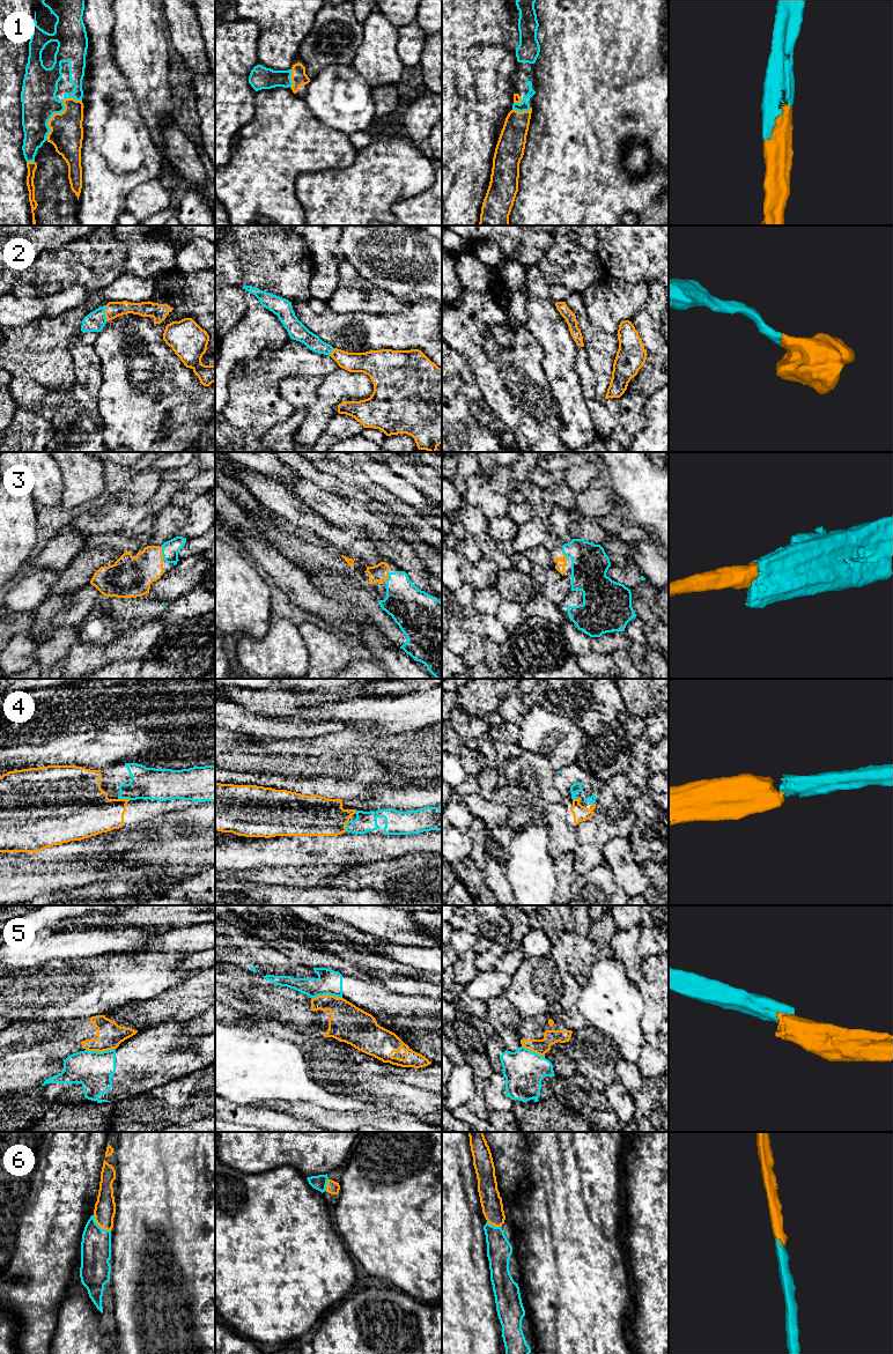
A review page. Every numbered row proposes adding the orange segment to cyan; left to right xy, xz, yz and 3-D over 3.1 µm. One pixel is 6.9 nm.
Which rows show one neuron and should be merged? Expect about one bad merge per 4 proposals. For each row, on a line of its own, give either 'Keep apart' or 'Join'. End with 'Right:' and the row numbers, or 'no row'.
1: Join
2: Join
3: Join
4: Join
5: Keep apart
6: Join
Right: 1, 2, 3, 4, 6

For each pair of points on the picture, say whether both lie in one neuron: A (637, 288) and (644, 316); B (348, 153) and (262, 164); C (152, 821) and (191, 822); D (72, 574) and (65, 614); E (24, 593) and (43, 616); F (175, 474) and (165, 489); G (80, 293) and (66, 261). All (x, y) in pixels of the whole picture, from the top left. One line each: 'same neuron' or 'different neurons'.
A: different neurons
B: same neuron
C: same neuron
D: different neurons
E: different neurons
F: different neurons
G: different neurons

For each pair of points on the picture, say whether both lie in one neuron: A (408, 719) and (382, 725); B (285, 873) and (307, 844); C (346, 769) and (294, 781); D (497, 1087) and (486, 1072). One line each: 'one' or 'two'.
A: one
B: two
C: one
D: two

